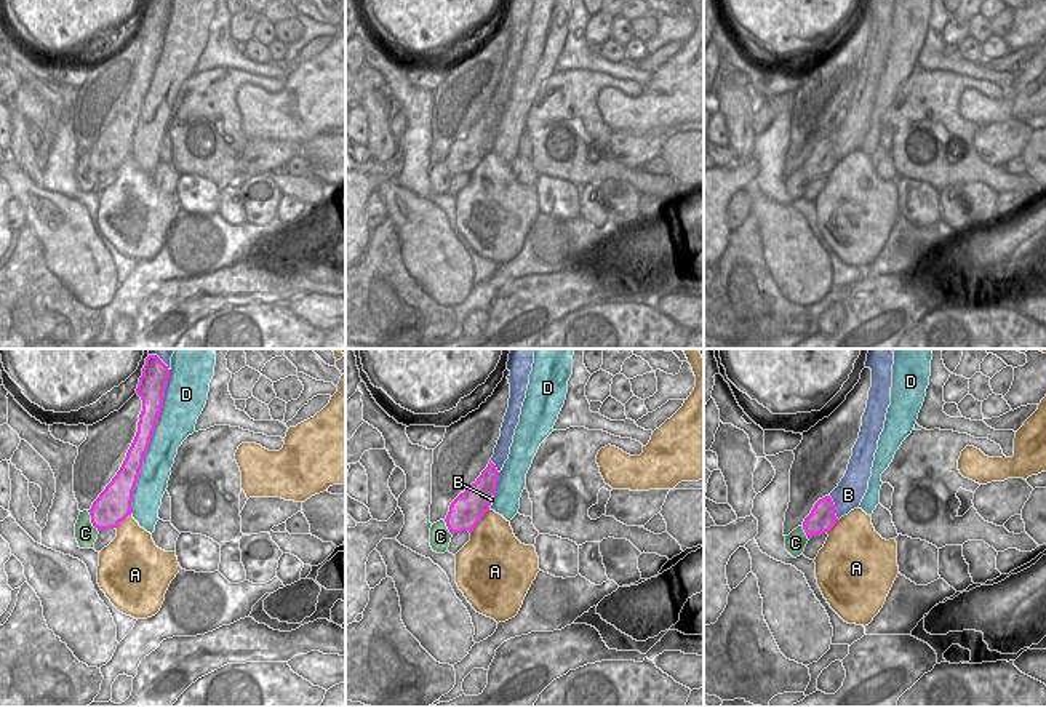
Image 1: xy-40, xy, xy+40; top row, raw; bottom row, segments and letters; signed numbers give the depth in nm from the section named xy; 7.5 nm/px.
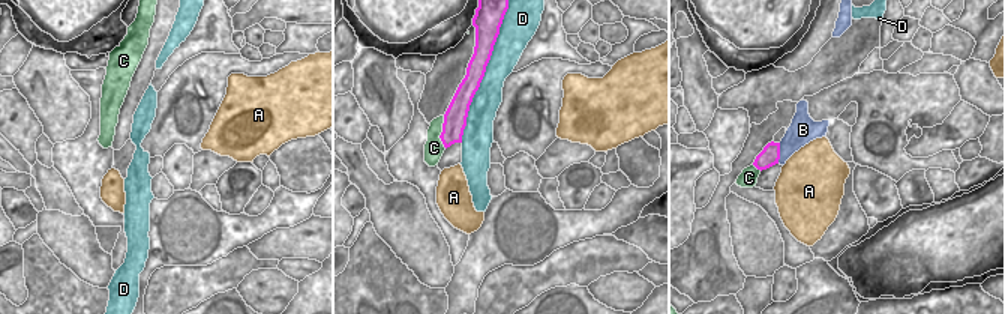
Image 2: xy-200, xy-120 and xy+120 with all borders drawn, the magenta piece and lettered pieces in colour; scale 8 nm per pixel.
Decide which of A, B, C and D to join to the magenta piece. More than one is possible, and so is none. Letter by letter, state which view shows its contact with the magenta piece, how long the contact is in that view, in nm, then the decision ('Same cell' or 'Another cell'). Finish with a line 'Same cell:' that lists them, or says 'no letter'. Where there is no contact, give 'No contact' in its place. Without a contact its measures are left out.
A: Touches magenta in xy. Shared border 240 nm. Another cell
B: Touches magenta in xy+40. Shared border 200 nm. Another cell
C: Touches magenta in xy-40. Shared border 190 nm. Another cell
D: Touches magenta in xy-40. Shared border 1150 nm. Another cell
Same cell: no letter

